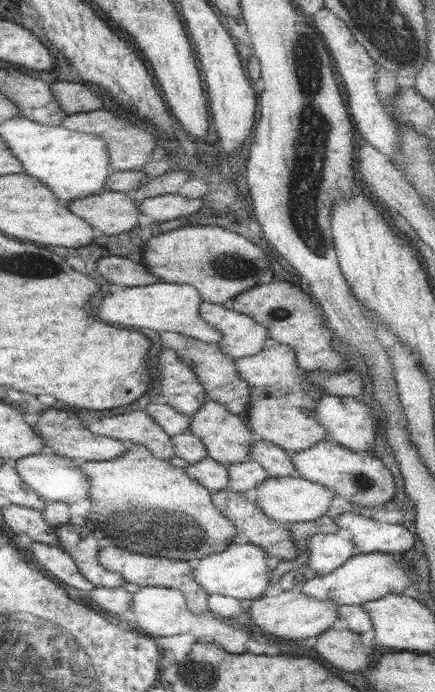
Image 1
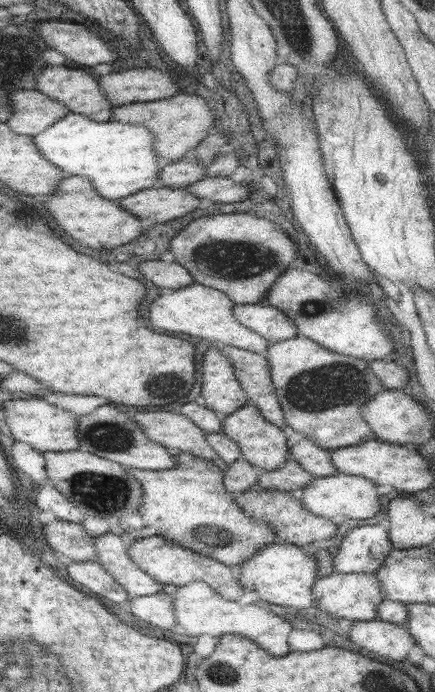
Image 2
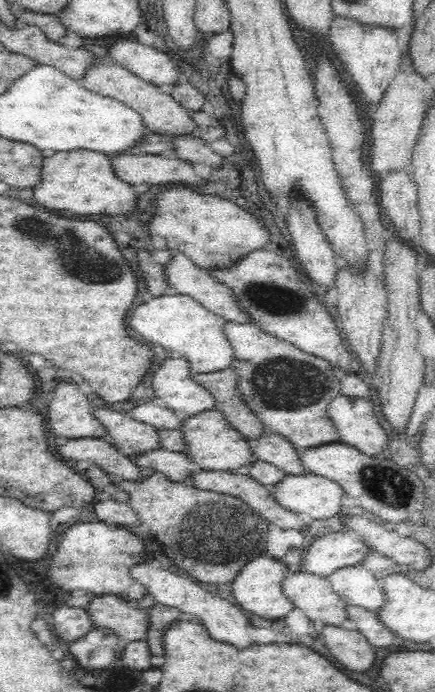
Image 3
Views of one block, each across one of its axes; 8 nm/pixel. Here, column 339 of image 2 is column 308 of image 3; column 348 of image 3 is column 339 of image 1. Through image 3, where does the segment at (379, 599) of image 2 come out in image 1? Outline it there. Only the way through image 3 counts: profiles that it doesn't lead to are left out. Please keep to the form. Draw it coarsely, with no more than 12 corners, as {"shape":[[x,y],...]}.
{"shape":[[297,590],[248,604],[252,621],[290,642],[342,619],[335,600]]}

